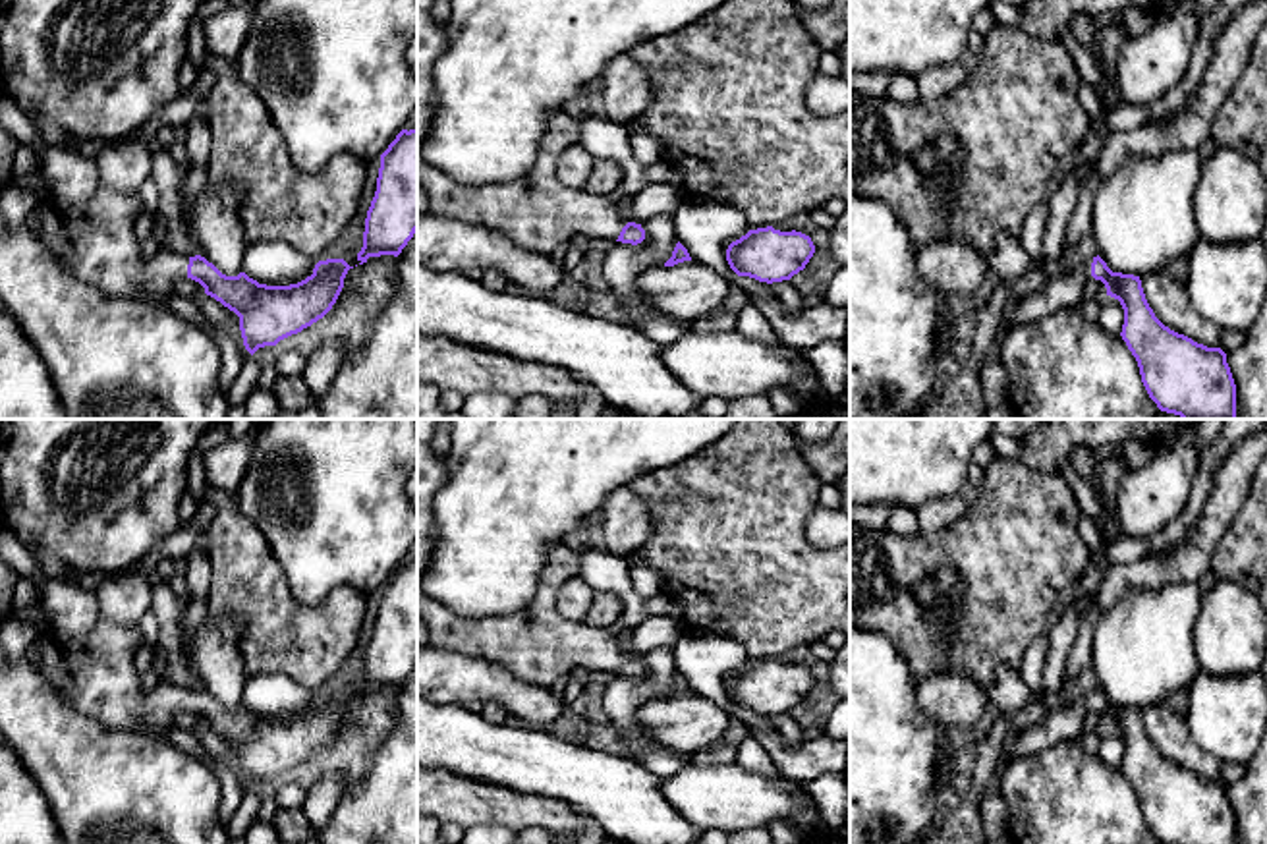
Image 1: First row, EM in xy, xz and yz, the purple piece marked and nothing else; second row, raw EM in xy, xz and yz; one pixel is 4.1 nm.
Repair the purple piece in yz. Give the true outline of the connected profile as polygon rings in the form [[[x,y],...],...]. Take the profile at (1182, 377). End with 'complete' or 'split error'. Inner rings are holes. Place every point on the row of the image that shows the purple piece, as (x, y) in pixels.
[[[1099,255],[1070,270],[1058,268],[1041,292],[1008,307],[1002,317],[1018,326],[1080,307],[1091,278],[1101,280],[1107,295],[1120,301],[1120,336],[1161,411],[1182,419],[1236,419],[1236,384],[1226,353],[1165,326],[1149,307],[1140,276],[1112,272]]]; split error

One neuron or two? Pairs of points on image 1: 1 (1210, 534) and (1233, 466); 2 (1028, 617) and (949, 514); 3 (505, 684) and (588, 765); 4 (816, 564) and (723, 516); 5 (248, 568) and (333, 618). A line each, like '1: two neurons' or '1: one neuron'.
1: one neuron
2: two neurons
3: two neurons
4: one neuron
5: one neuron

